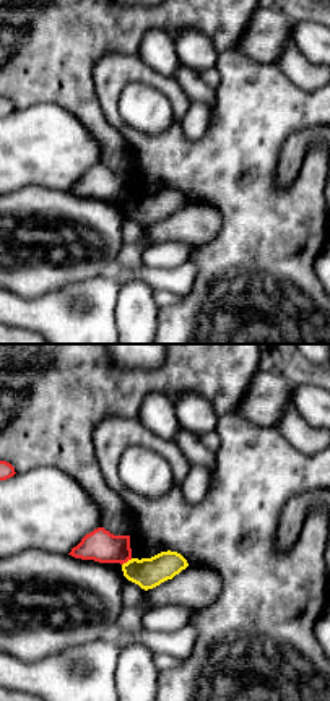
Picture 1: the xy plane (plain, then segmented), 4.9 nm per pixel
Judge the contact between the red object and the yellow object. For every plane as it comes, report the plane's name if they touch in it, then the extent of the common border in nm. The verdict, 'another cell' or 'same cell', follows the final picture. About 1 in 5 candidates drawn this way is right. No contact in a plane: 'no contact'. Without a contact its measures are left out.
meets red in xy; contact 70 nm long

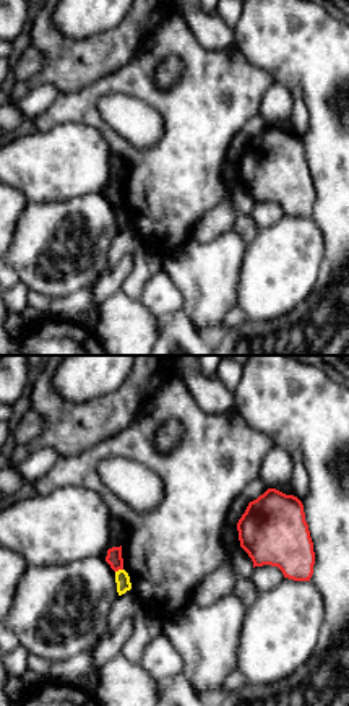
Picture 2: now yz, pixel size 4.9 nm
meets red in yz; contact 40 nm long

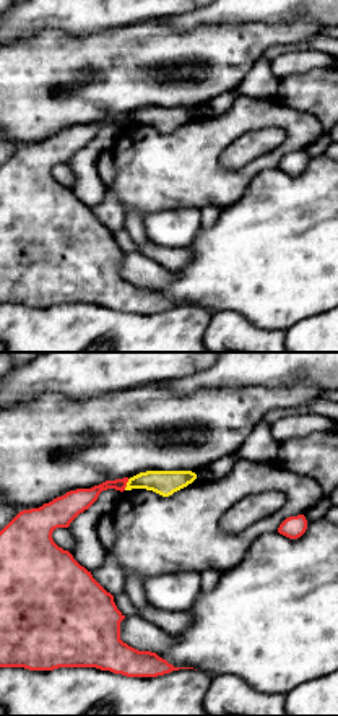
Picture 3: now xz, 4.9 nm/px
meets red in xz; contact 60 nm long

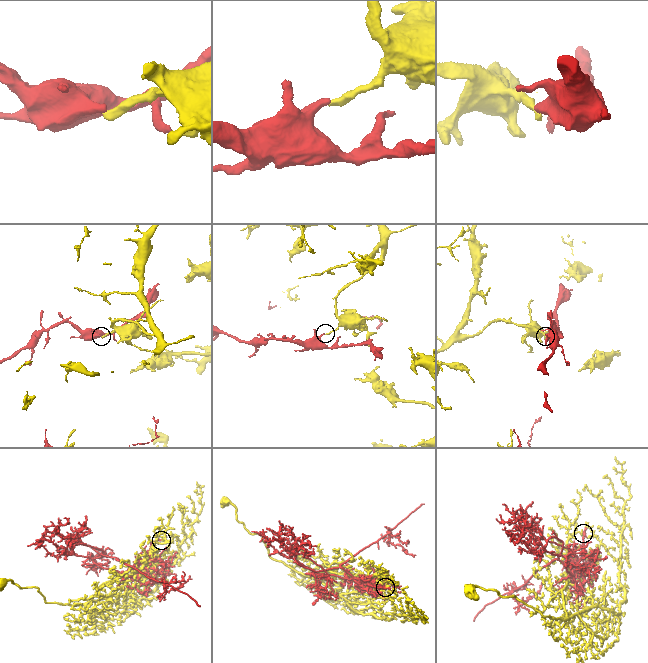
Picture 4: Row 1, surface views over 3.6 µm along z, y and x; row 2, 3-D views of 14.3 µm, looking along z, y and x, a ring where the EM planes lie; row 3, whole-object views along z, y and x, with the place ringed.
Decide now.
another cell

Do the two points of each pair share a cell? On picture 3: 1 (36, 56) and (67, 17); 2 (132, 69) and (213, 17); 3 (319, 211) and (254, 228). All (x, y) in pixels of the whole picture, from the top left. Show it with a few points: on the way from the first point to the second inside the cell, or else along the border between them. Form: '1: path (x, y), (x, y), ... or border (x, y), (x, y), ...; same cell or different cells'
1: border (95, 31), (85, 36), (39, 31), (18, 41); different cells
2: border (163, 20), (177, 30), (239, 25); different cells
3: path (303, 228), (270, 228); same cell

